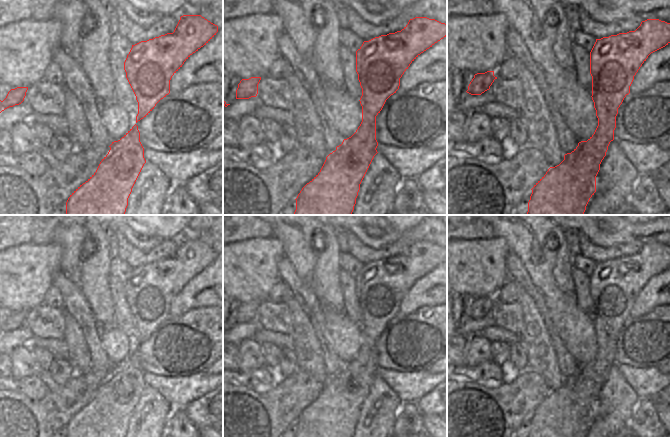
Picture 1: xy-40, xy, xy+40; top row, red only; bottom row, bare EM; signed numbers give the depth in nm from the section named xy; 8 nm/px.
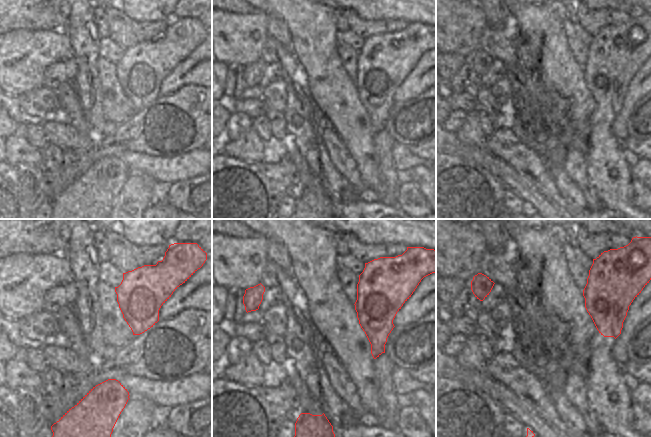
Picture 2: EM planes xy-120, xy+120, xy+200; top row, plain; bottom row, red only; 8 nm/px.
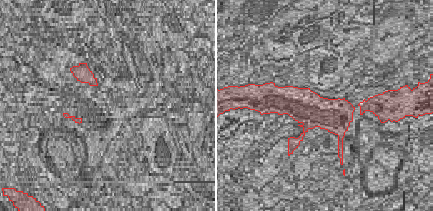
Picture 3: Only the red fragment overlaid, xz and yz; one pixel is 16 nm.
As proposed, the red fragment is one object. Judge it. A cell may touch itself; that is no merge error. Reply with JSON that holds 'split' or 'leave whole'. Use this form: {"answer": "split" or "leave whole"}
{"answer": "leave whole"}

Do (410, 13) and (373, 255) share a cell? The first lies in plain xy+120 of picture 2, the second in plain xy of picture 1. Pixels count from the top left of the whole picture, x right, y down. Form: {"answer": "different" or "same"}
{"answer": "different"}

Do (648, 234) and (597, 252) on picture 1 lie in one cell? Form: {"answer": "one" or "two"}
{"answer": "two"}

